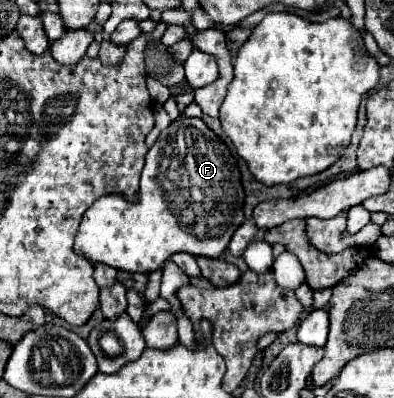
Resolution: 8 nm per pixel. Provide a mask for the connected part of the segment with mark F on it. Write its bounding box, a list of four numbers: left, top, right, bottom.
[76,115,244,273]

